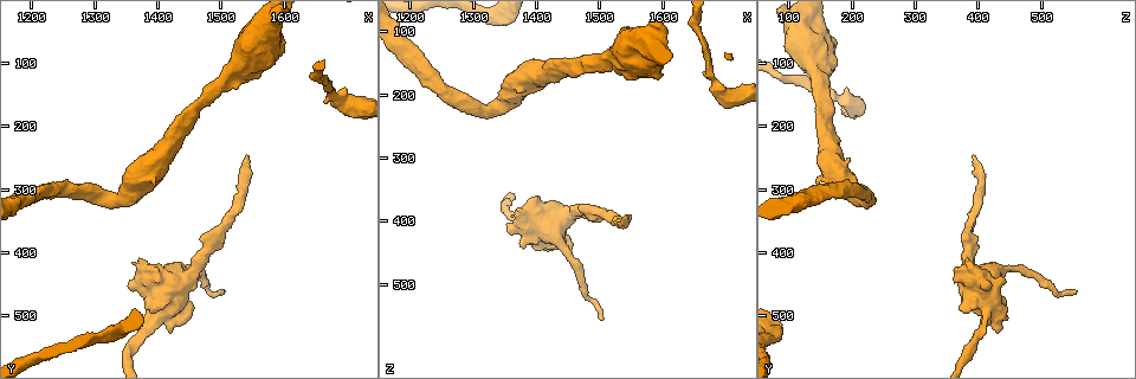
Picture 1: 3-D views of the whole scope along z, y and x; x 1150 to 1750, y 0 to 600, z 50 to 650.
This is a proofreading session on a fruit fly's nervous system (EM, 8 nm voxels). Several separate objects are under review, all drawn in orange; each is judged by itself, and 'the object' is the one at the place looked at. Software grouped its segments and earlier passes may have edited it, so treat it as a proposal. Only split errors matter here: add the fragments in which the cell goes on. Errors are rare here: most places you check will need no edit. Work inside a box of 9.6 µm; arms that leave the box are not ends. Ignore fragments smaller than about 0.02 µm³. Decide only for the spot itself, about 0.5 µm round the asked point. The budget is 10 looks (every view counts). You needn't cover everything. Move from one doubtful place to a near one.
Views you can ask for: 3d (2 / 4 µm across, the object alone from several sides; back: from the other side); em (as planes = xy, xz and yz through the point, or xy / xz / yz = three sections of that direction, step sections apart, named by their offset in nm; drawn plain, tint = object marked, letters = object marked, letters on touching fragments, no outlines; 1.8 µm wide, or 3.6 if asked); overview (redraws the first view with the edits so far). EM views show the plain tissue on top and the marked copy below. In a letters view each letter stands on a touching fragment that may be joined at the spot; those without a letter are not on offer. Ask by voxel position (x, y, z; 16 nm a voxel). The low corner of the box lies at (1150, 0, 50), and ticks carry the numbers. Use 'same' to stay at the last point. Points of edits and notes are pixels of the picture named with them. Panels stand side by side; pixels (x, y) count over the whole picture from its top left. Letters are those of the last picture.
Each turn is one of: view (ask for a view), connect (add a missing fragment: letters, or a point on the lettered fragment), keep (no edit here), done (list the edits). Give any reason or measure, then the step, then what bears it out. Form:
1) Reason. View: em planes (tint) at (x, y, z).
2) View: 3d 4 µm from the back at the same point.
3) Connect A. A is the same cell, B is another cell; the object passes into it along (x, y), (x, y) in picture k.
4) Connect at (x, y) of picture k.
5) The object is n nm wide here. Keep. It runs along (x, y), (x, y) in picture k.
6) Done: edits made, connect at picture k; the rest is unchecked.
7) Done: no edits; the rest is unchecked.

End of a long branch. View: 3d 4 µm at (1545, 250, 390).

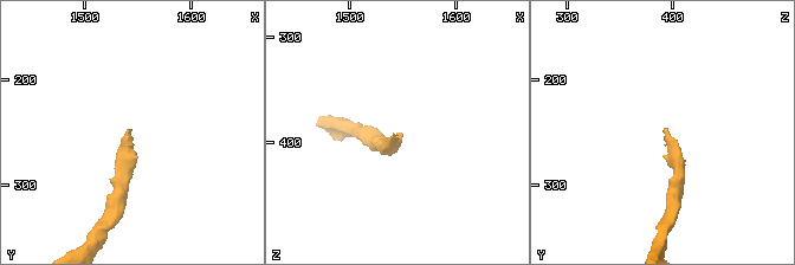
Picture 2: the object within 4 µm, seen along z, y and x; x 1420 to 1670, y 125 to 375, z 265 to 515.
Shape alone is not enough. View: em planes (letters) at (1542, 246, 388).

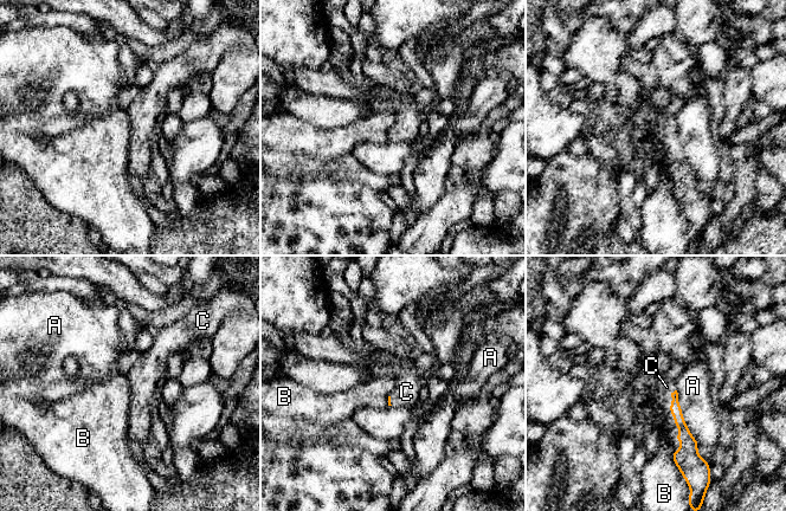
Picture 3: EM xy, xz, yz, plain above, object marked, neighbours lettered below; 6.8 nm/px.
Connect C. C is the same cell, A and B are other cells; the object passes into it along (687, 455), (675, 421), (667, 387) in picture 3; the cell continues.

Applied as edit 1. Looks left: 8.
View: overview.

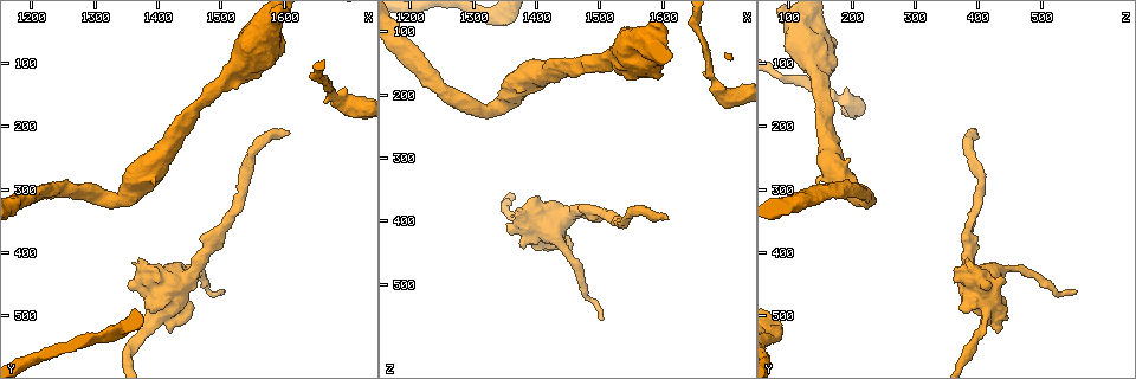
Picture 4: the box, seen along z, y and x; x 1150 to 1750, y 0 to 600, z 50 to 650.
Sudden change in width. View: em planes (letters) at (1690, 165, 195).

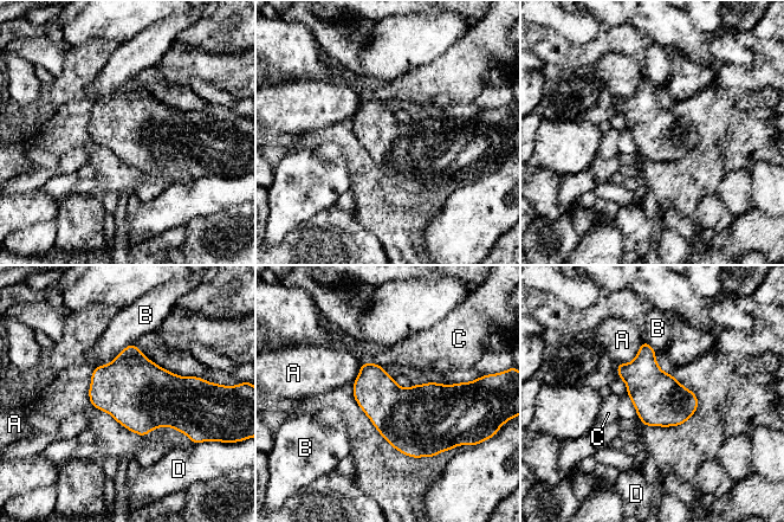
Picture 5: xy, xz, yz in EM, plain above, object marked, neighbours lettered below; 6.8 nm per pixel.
Keep. A, B, C and D are other cells; a border runs along (361, 362), (376, 362), (383, 367) in picture 5; no lettered fragment goes on from it.

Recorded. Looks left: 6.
Stops while still wide. View: 3d 4 µm at (1455, 495, 450).

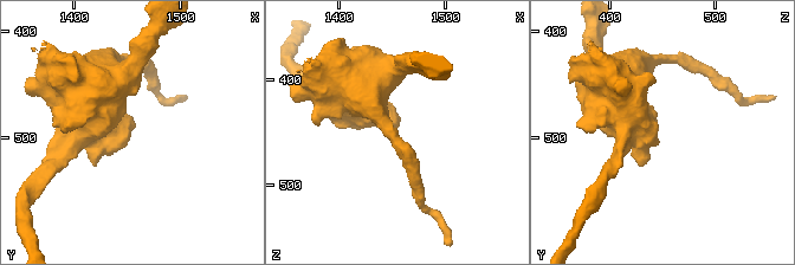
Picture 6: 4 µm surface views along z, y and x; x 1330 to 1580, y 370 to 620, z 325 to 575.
View: em xz step 4 (tint) at (1452, 490, 448).

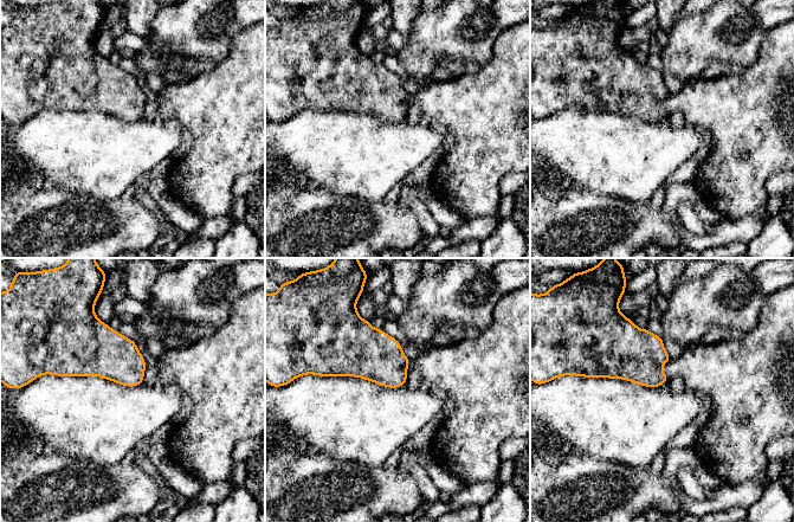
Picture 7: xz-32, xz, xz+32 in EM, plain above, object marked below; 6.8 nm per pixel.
Cut it another way. View: em planes (letters) at the same point.

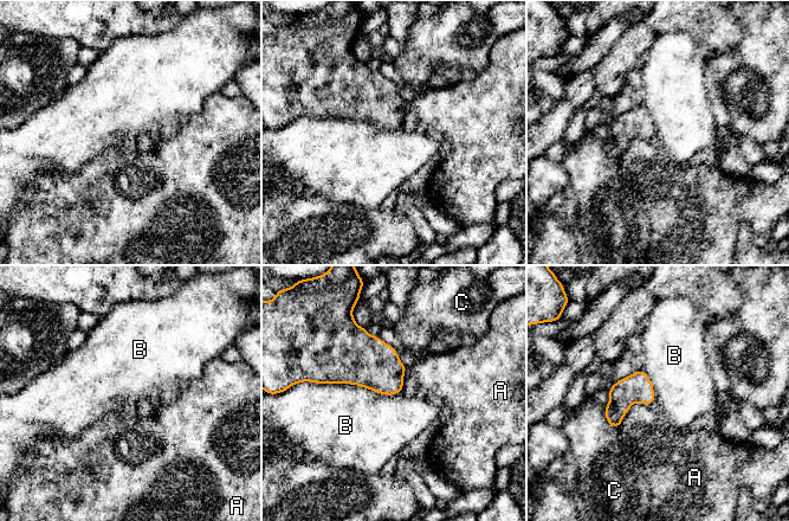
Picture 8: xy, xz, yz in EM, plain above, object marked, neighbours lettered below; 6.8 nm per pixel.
Keep. A, B and C are other cells; no lettered fragment goes on from it.

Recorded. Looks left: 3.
Free end. View: em xy step 8 (tint) at (1505, 460, 555).

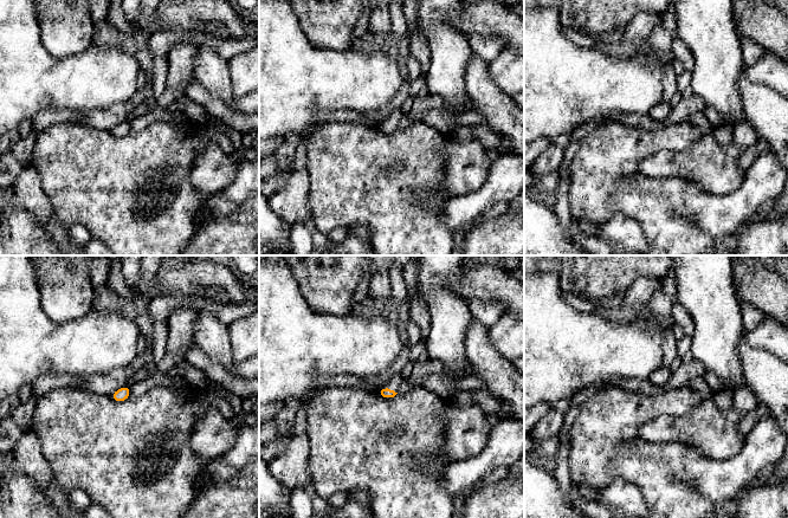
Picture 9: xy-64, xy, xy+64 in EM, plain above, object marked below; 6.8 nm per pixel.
Another direction. View: em planes (letters) at the same point.

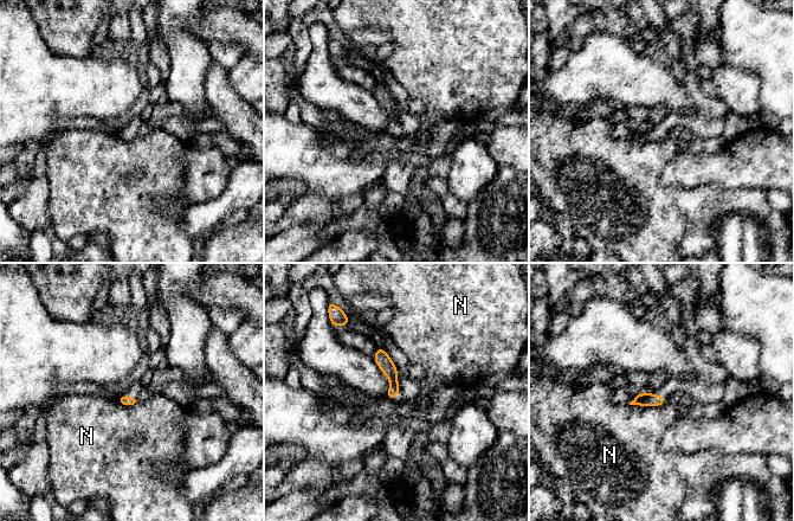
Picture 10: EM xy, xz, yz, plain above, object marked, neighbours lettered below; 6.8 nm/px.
Keep. N is another cell; it runs along (379, 352), (393, 378), (392, 396) in picture 10; no lettered fragment goes on from it.

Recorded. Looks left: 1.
Done: edits made, connect at picture 3; the rest is unchecked.

